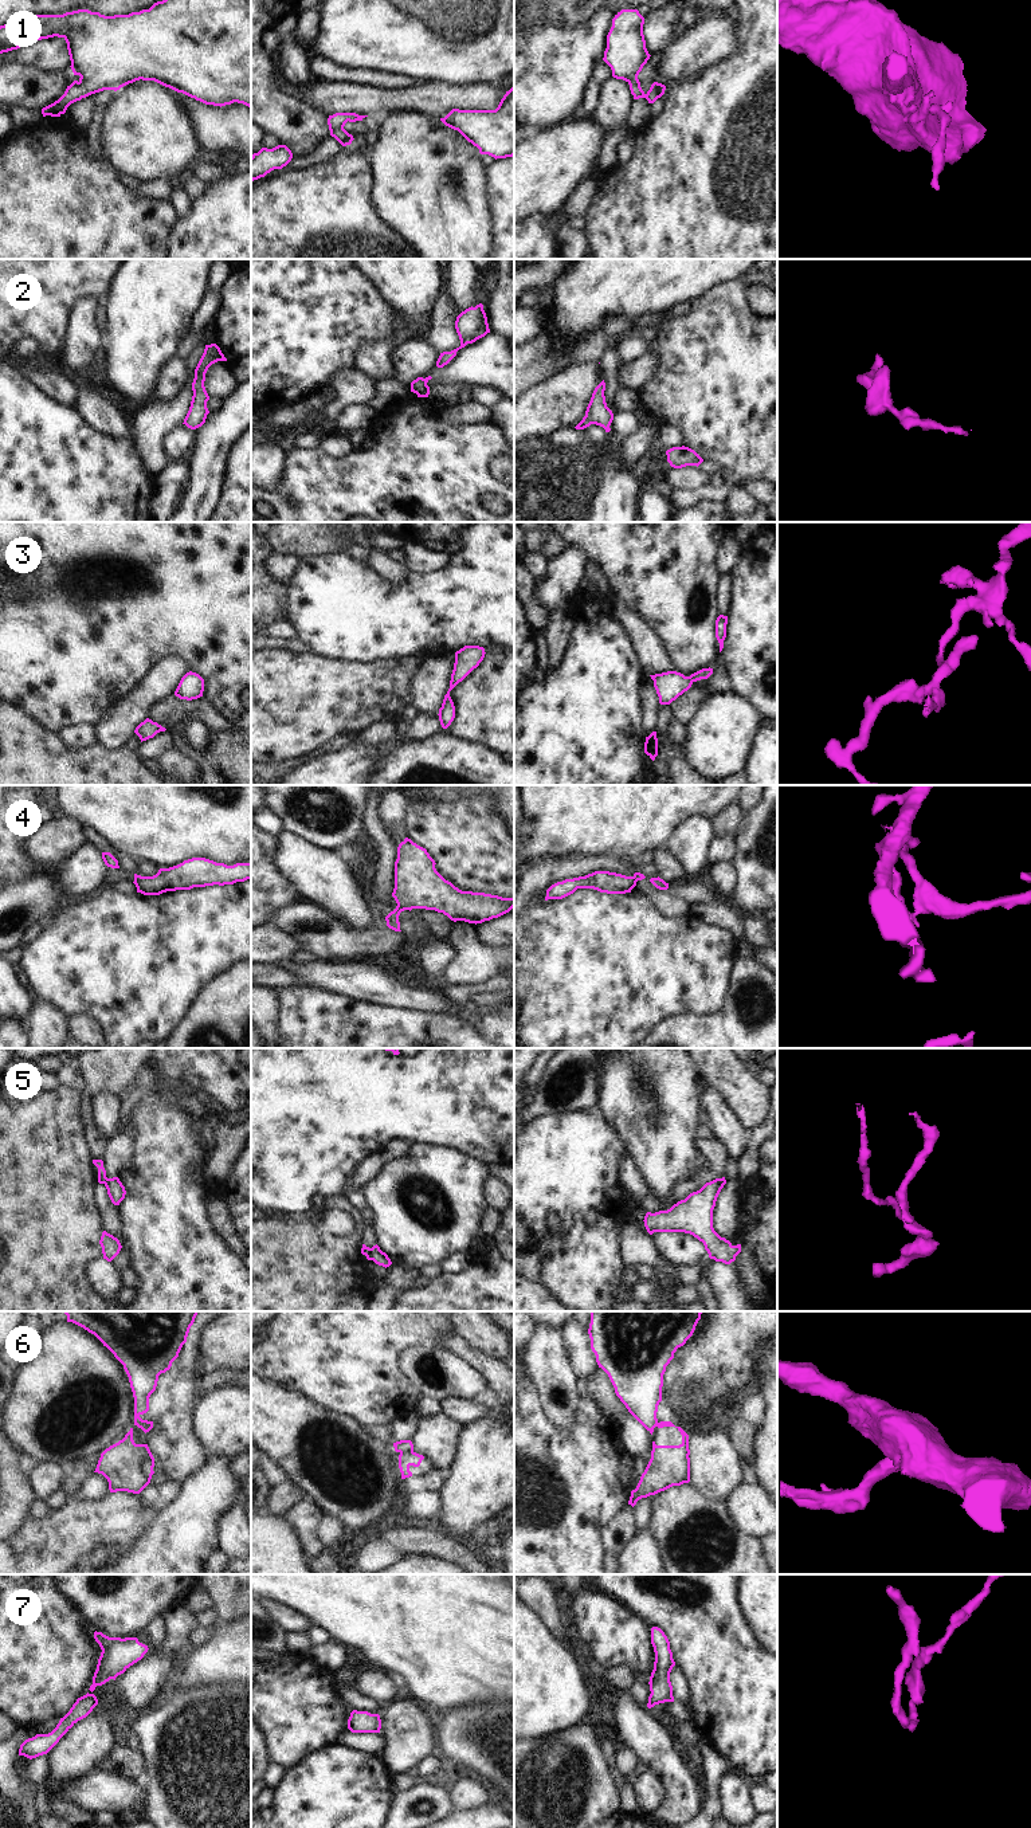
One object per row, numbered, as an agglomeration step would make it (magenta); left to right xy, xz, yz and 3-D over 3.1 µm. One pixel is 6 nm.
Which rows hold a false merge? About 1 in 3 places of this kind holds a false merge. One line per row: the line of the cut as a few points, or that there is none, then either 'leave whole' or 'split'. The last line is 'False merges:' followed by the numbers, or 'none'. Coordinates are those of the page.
1: no cut; leave whole
2: no cut; leave whole
3: no cut; leave whole
4: cut in xz along (398, 903), (406, 909); split
5: cut in xy along (109, 1179), (105, 1184); split
6: cut in xz along (412, 1451), (400, 1454); split
7: no cut; leave whole
False merges: 4, 5, 6

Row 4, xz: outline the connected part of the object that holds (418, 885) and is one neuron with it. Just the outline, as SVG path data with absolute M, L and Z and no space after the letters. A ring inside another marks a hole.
M411 839L399 844L392 897L400 907L435 910L454 922L475 925L514 907L514 898L459 890L436 871L435 864L427 850Z

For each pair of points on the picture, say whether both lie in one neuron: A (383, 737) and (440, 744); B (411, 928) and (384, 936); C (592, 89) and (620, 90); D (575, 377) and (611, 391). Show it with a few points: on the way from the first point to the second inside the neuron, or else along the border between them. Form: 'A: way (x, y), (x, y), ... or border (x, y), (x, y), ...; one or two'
A: way (398, 750), (426, 750); one
B: border (400, 932), (414, 938); two
C: border (602, 85), (599, 101), (592, 113); two
D: border (599, 364), (603, 379); two

